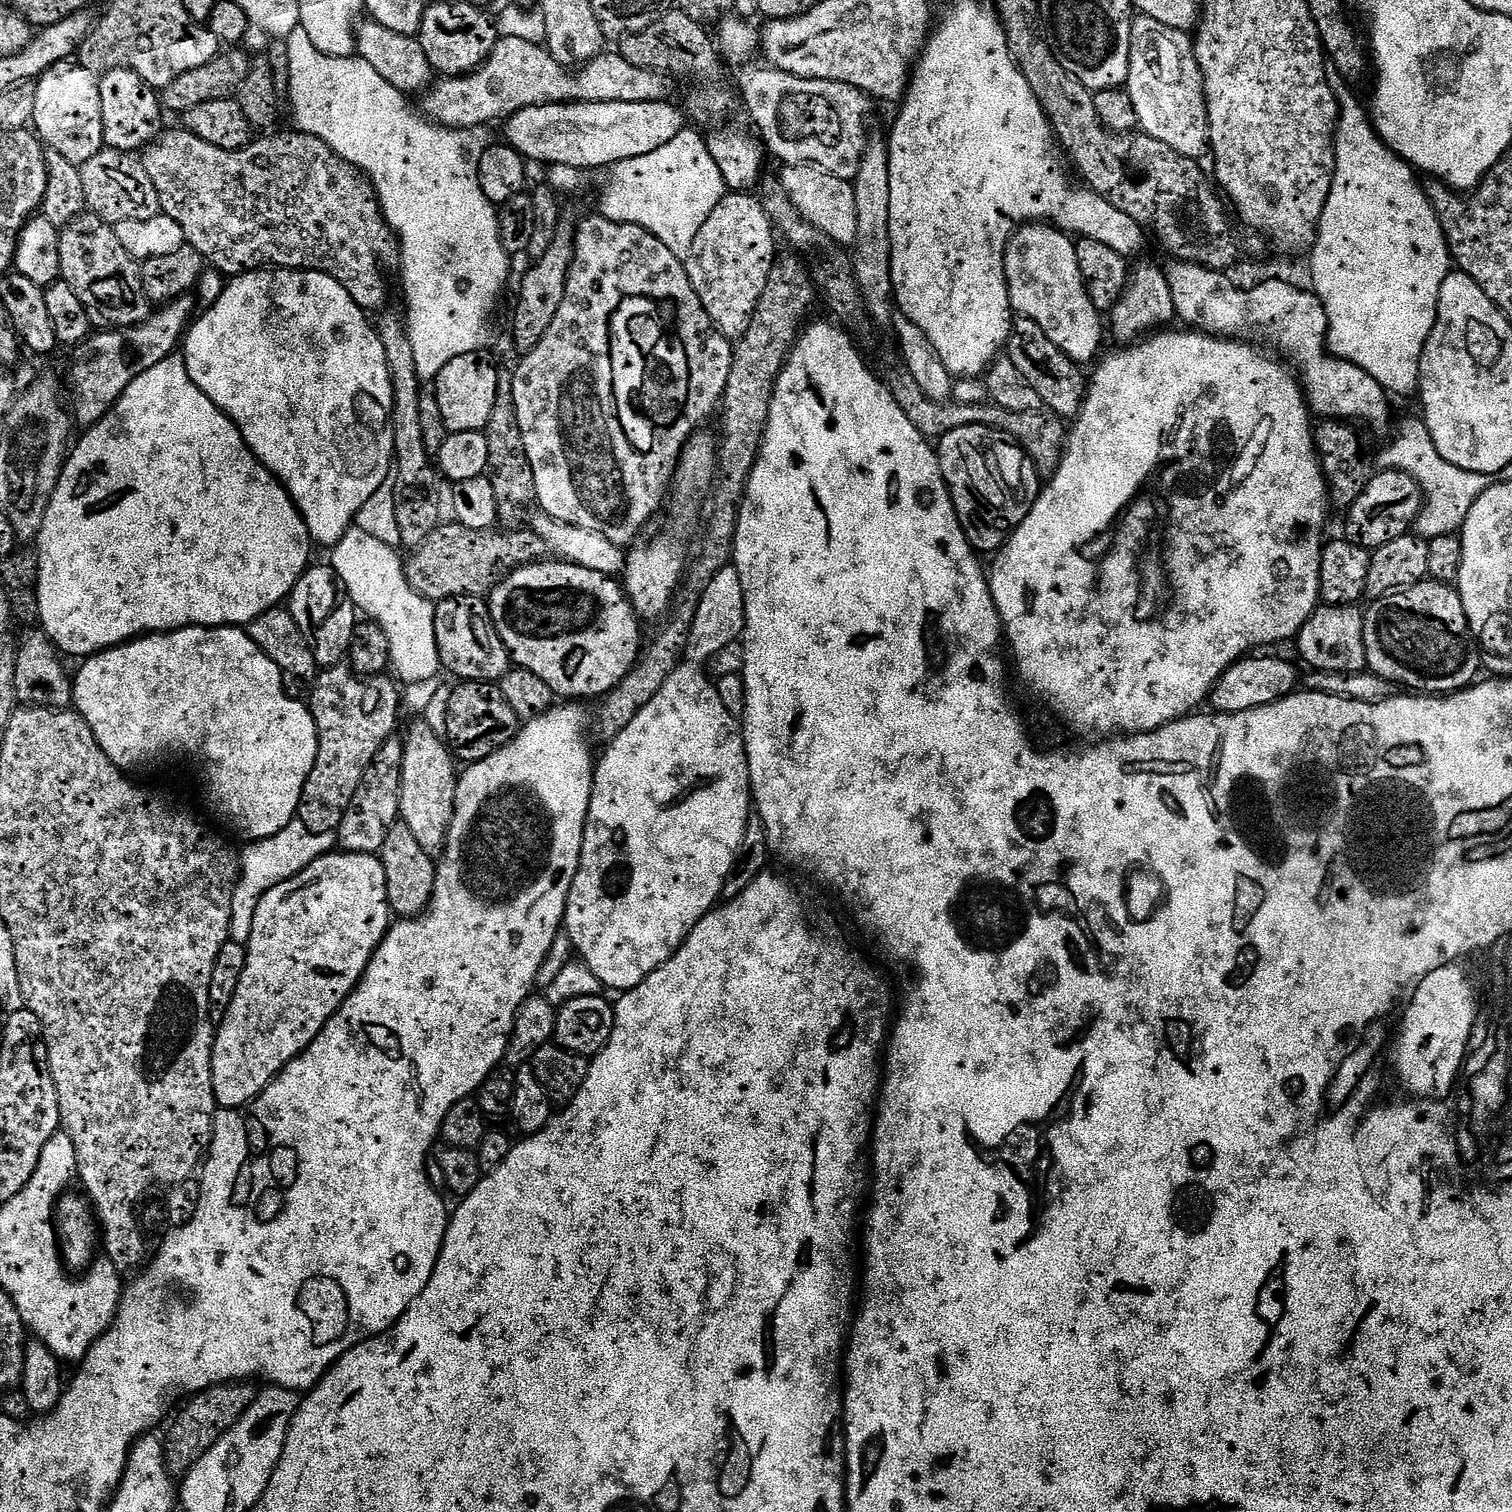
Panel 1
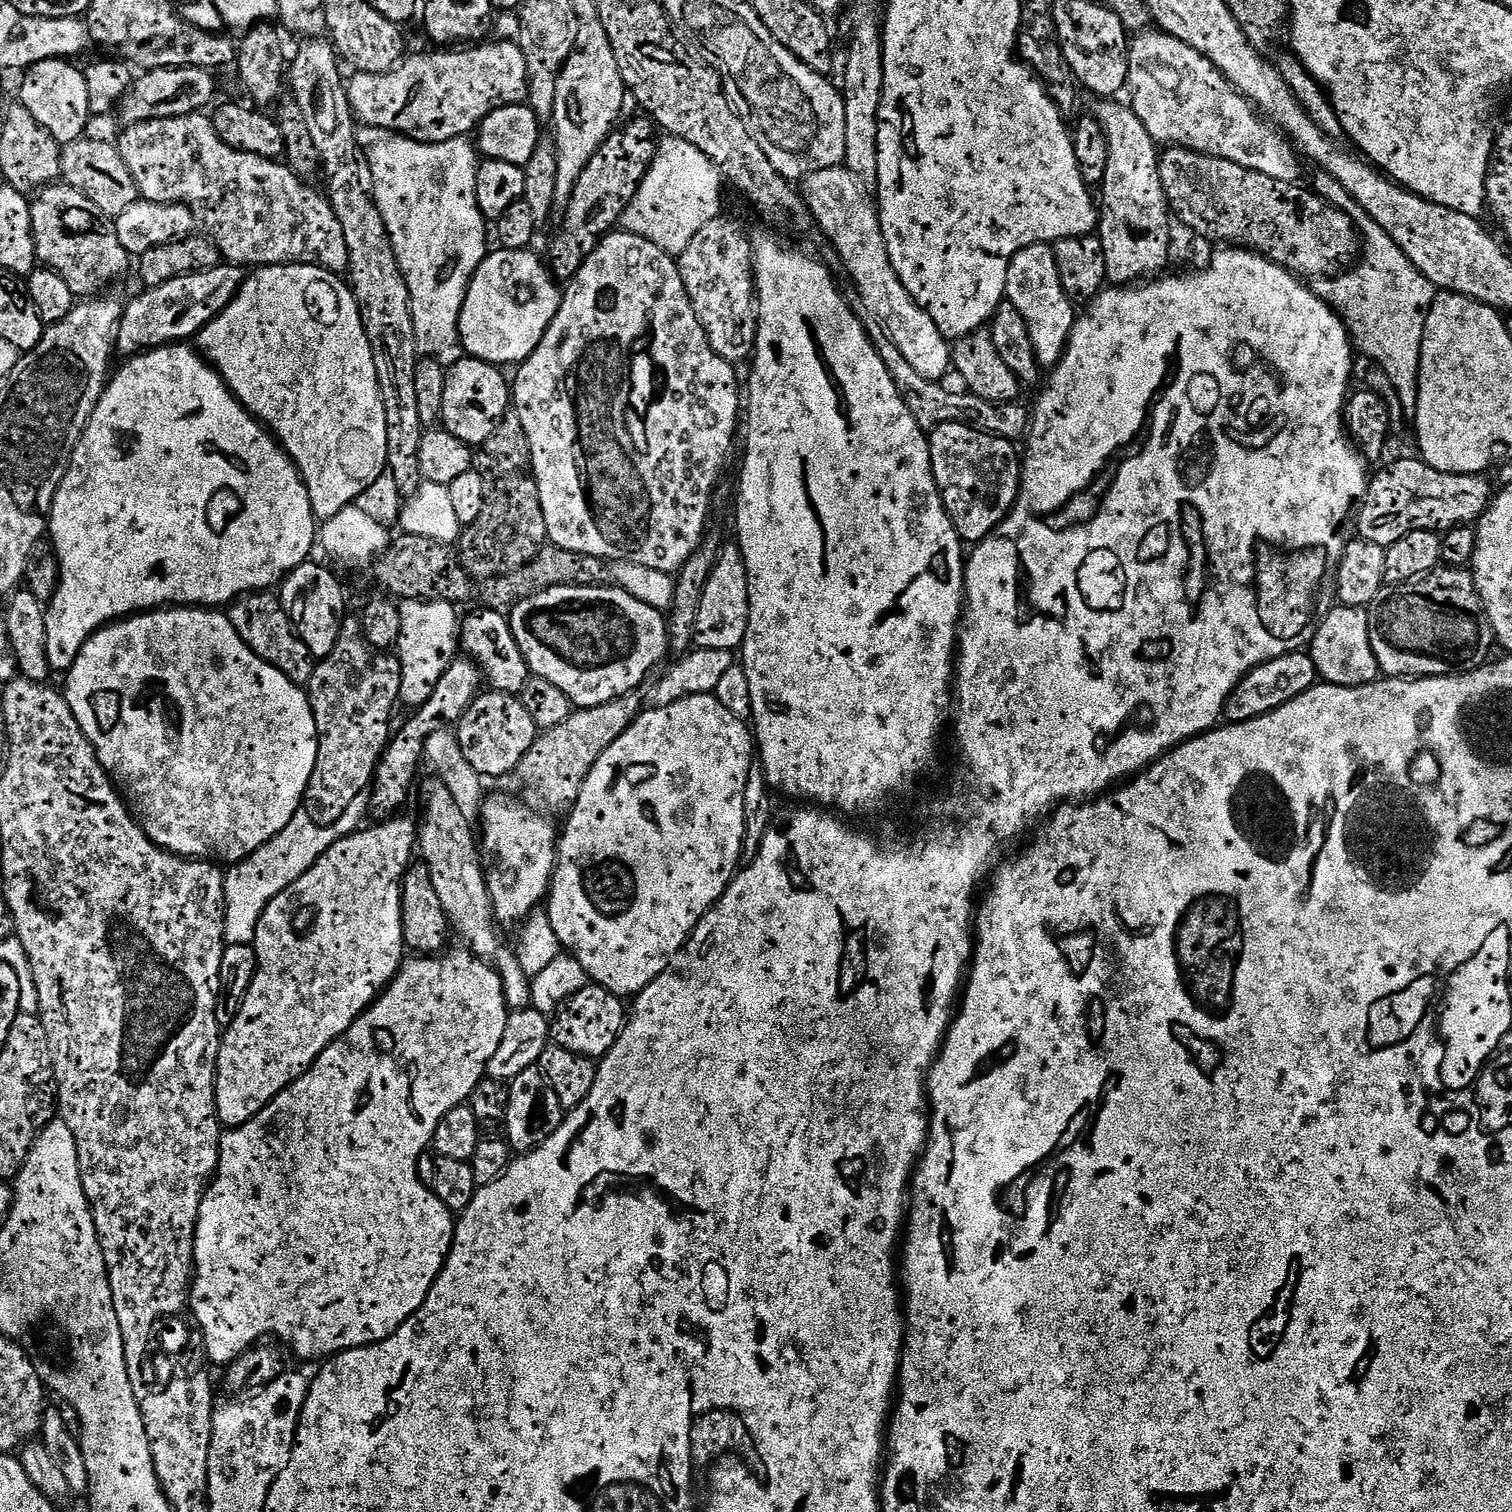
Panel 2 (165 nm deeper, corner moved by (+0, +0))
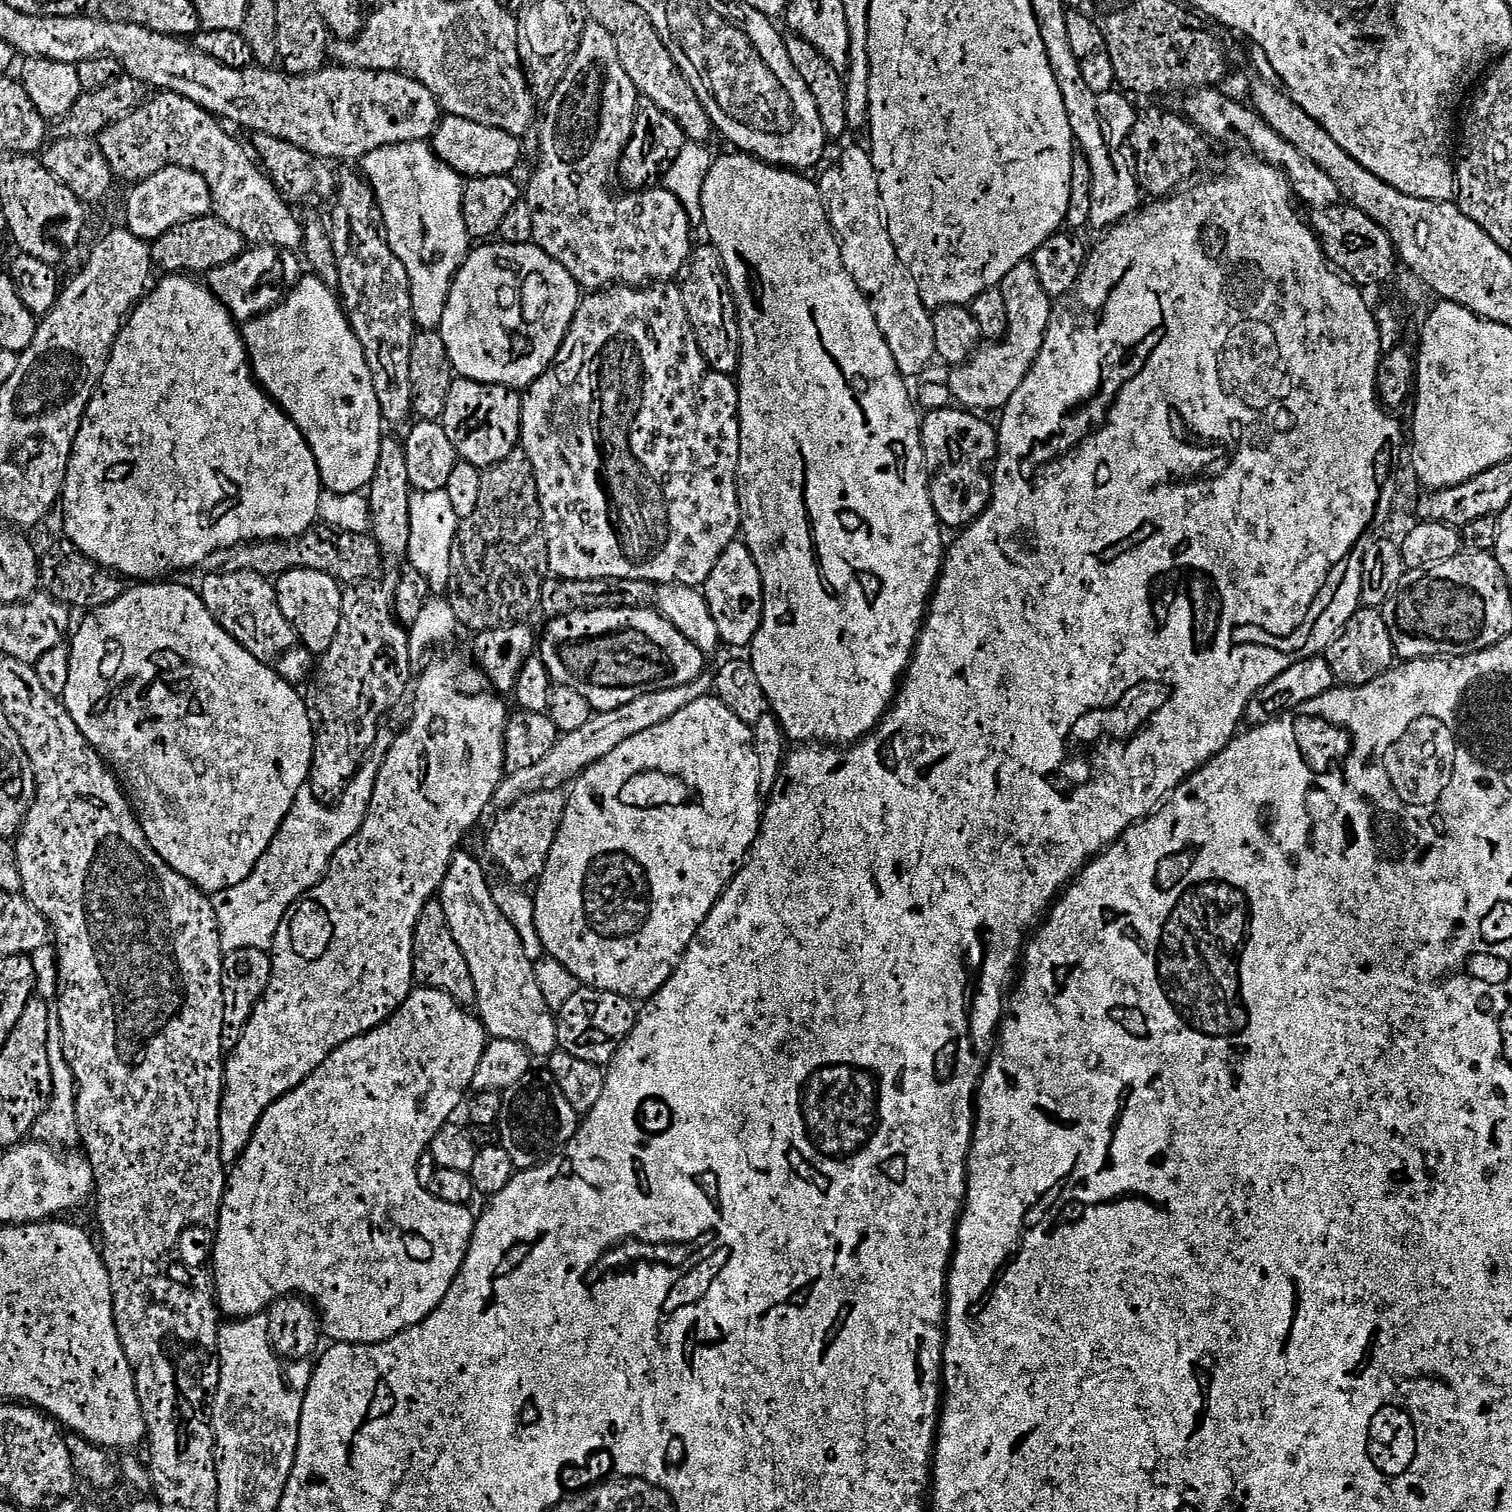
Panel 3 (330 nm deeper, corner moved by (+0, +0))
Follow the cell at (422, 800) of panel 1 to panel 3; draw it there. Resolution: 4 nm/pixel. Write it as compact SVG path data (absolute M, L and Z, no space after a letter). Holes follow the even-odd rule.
M461 850L456 853L450 862L450 870L446 870L446 878L442 882L438 898L442 902L442 910L446 910L446 922L450 922L454 942L458 942L462 955L466 957L466 966L470 966L470 978L474 978L476 991L474 1008L489 1037L493 1040L518 1042L536 1058L551 1056L558 1048L556 1012L548 1007L542 994L542 986L538 986L535 963L526 956L518 930L503 916L502 910L494 902L491 885L486 880L483 866L471 851Z

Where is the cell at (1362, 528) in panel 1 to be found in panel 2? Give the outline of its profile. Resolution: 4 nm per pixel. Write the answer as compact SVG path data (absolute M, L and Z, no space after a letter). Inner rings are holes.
M1419 458L1396 460L1393 464L1386 465L1377 476L1375 473L1368 481L1368 492L1364 495L1354 520L1354 524L1360 527L1359 539L1369 540L1386 549L1394 542L1398 542L1398 538L1414 534L1414 530L1443 534L1457 526L1475 525L1494 499L1494 487L1492 488L1488 478L1484 474L1456 476L1452 472L1439 472Z

